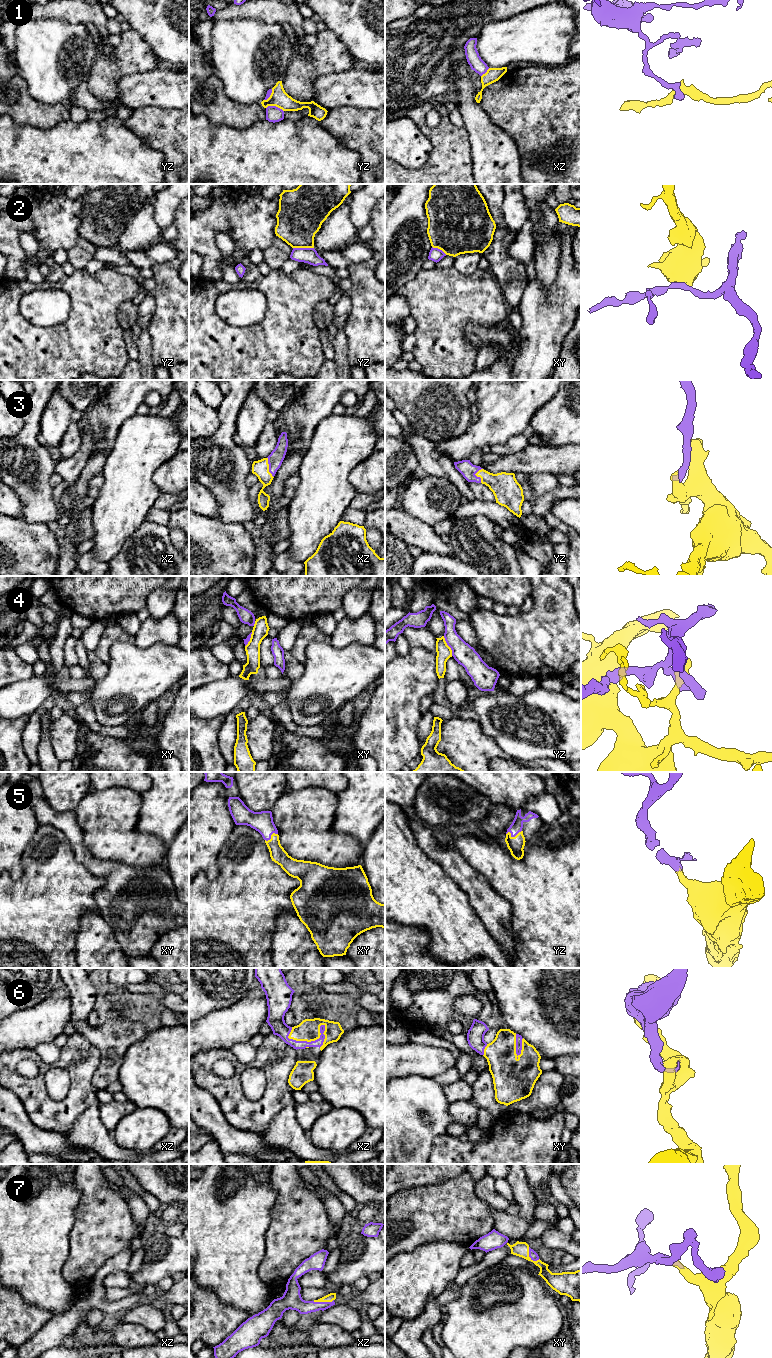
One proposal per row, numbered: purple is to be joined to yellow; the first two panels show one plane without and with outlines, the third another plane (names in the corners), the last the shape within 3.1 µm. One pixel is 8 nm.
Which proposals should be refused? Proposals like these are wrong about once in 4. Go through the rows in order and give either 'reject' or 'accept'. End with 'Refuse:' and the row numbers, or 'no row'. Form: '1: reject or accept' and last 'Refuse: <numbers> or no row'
1: reject
2: reject
3: accept
4: reject
5: accept
6: accept
7: accept
Refuse: 1, 2, 4

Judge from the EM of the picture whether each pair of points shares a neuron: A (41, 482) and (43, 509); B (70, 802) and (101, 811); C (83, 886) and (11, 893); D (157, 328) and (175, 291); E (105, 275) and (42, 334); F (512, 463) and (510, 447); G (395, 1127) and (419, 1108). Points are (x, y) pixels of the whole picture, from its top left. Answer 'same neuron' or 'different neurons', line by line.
A: same neuron
B: different neurons
C: same neuron
D: same neuron
E: same neuron
F: different neurons
G: same neuron

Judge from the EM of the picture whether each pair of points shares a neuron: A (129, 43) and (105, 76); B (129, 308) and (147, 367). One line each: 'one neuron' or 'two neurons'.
A: one neuron
B: two neurons

